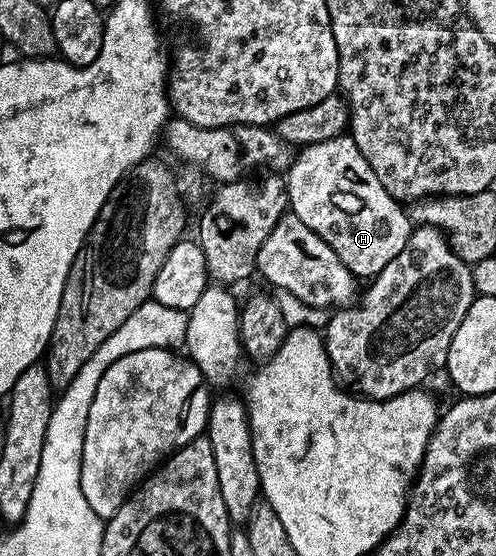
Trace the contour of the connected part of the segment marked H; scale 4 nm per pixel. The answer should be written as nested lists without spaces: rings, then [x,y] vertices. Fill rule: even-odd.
[[[337,135],[332,141],[301,148],[284,178],[289,210],[328,244],[354,276],[378,275],[408,245],[412,220],[403,204],[380,185],[380,177],[364,161],[353,135]]]

